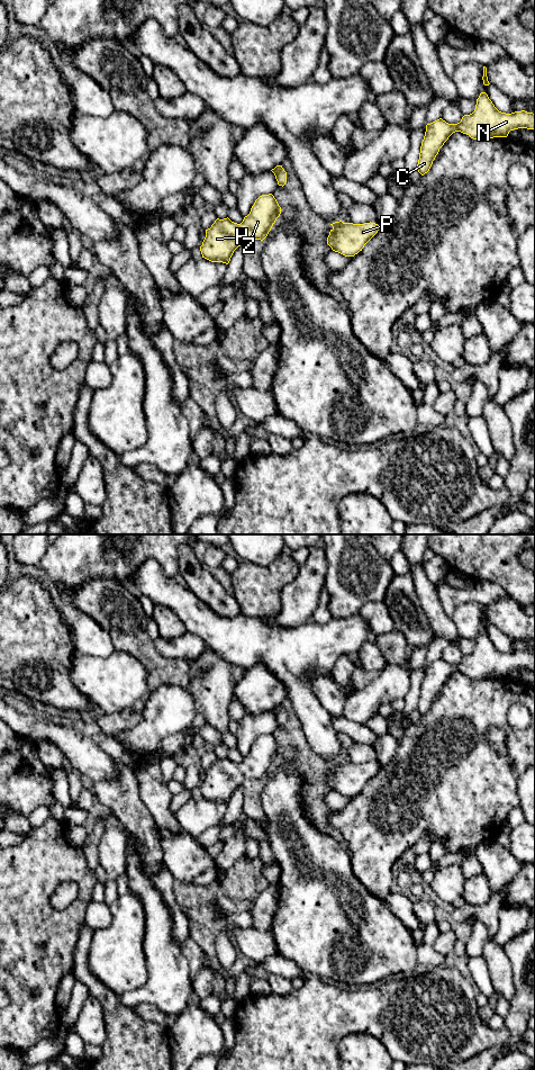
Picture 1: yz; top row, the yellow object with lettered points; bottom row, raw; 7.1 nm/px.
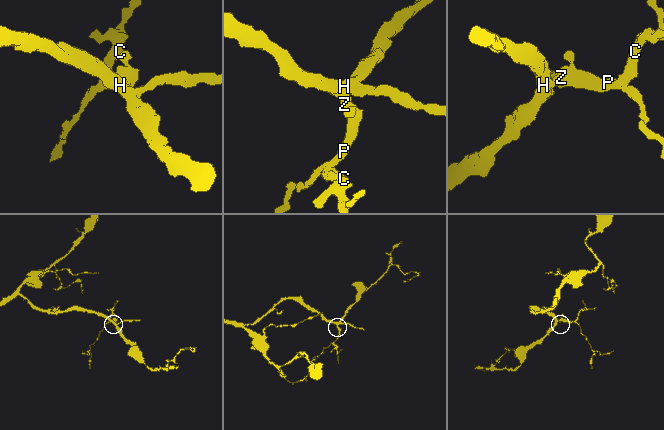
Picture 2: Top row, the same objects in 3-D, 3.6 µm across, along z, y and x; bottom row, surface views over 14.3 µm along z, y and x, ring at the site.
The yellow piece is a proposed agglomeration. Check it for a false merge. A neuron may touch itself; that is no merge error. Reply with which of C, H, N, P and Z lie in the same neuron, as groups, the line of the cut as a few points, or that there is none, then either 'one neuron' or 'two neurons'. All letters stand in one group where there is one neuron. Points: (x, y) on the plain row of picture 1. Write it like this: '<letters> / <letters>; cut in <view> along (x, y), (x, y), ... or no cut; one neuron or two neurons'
C H N P Z; no cut; one neuron

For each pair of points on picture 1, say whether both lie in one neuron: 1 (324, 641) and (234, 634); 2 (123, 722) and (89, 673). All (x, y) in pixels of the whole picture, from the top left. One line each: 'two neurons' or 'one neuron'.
1: one neuron
2: two neurons

